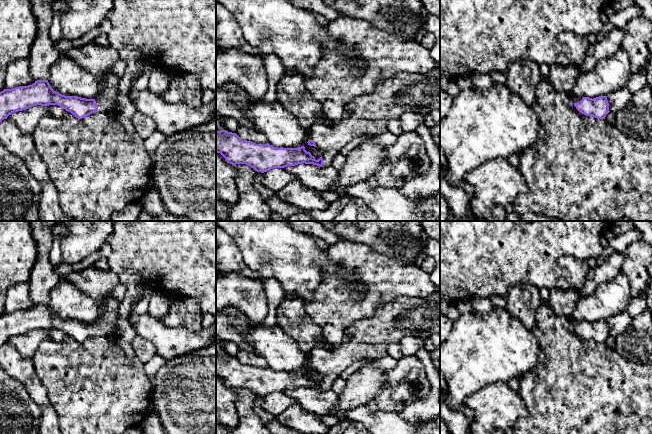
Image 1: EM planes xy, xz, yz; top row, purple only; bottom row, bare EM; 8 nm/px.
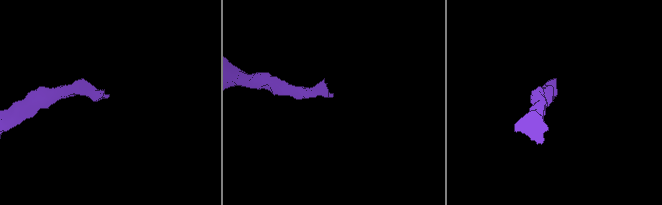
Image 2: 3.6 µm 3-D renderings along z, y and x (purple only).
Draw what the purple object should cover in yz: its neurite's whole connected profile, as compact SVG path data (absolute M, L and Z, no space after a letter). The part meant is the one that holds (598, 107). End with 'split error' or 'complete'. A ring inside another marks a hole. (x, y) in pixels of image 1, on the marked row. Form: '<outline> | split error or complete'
M572 93L569 94L576 109L586 116L605 119L610 112L607 96L599 96L592 99L589 97L575 97Z | split error

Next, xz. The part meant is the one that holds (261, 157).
M436 67L426 74L412 74L401 72L392 79L383 81L368 95L353 98L344 107L341 123L326 126L315 123L311 126L308 145L317 147L321 151L321 157L316 160L304 146L297 148L277 148L269 143L256 144L252 141L242 140L236 133L226 130L216 131L216 152L232 164L246 164L257 172L267 172L273 168L285 168L298 164L313 164L317 166L329 166L333 158L351 140L361 136L373 137L387 132L387 122L394 117L400 117L404 112L418 112L423 108L440 110L440 67Z | split error

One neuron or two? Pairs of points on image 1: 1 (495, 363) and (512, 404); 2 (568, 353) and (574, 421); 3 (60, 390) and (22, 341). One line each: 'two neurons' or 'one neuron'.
1: two neurons
2: one neuron
3: two neurons

